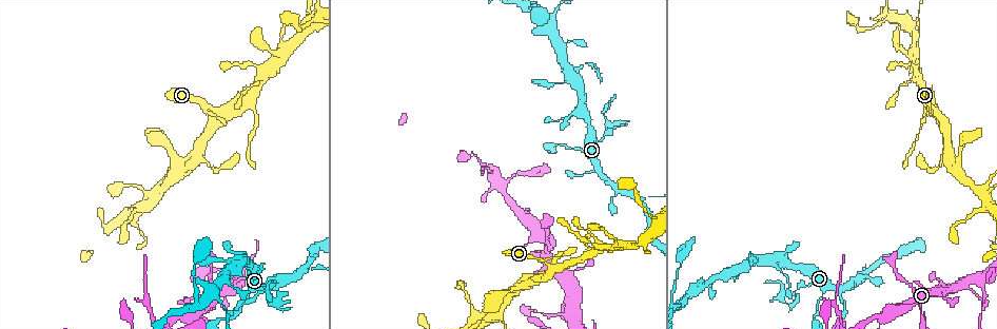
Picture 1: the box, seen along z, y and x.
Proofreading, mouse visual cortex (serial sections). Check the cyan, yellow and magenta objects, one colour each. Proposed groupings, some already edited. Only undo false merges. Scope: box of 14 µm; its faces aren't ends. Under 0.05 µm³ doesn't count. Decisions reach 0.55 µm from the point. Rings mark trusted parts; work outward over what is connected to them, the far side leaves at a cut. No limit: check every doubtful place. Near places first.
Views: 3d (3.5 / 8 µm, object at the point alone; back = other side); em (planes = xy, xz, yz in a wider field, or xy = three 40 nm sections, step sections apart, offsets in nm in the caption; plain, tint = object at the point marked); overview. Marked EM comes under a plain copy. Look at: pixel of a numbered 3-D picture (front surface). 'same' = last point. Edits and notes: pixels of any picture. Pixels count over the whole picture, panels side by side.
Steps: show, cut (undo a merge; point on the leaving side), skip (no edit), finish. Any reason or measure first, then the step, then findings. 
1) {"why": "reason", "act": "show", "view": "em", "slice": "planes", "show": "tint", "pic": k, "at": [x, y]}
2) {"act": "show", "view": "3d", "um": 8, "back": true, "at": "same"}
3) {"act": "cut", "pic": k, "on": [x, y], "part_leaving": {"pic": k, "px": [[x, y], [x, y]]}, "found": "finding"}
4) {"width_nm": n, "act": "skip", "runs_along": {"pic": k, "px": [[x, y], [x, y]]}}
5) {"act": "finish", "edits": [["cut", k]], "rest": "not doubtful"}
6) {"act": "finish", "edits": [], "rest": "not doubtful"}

{"why": "a narrow waist", "act": "show", "view": "em", "slice": "xy", "step": 5, "show": "tint", "pic": 1, "at": [797, 294]}

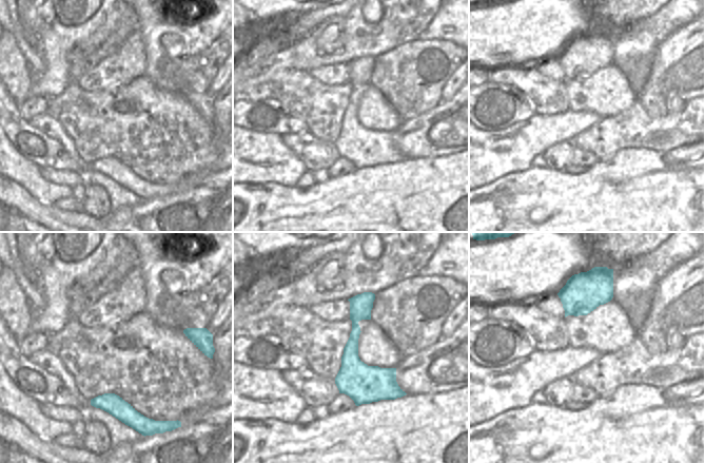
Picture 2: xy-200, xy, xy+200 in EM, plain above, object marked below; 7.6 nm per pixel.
{"why": "wider look", "act": "show", "view": "3d", "um": 3.5, "at": "same"}

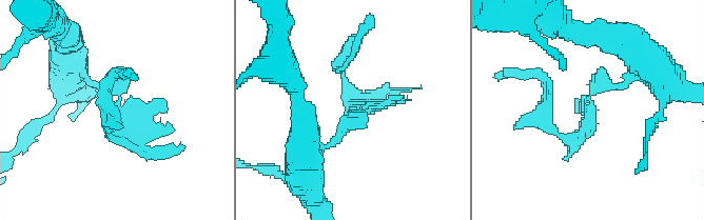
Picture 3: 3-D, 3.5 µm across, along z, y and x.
{"width_nm": 280, "act": "cut", "pic": 3, "on": [120, 130], "border": {"pic": 2, "px": [[352, 321], [357, 322]]}, "found": "a second cell is stuck on"}

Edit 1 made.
{"why": "sharp bend", "act": "show", "view": "3d", "um": 8, "pic": 1, "at": [489, 170]}

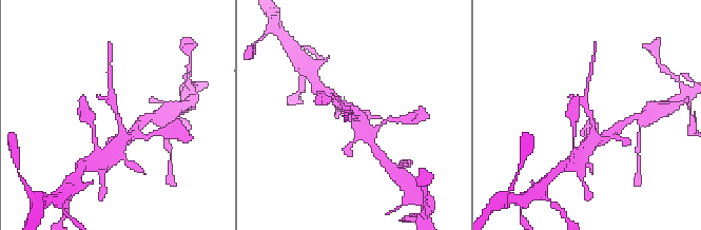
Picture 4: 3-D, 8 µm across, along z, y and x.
{"arm_widths_nm": [200, 400], "act": "show", "view": "em", "slice": "xy", "step": 2, "show": "tint", "pic": 4, "at": [590, 123]}

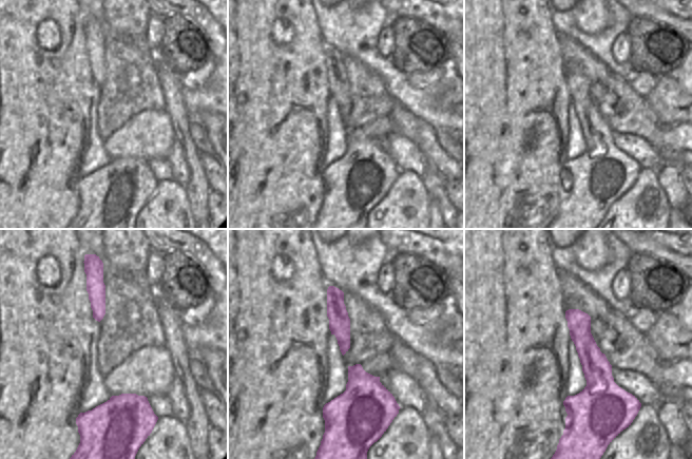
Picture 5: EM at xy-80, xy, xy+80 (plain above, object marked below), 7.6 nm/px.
{"act": "skip", "runs_along": {"pic": 5, "px": [[576, 311], [593, 395], [573, 416]]}, "found": "continuous, no second cell"}

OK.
{"why": "calibre changes", "act": "show", "view": "3d", "um": 3.5, "back": true, "pic": 1, "at": [924, 320]}

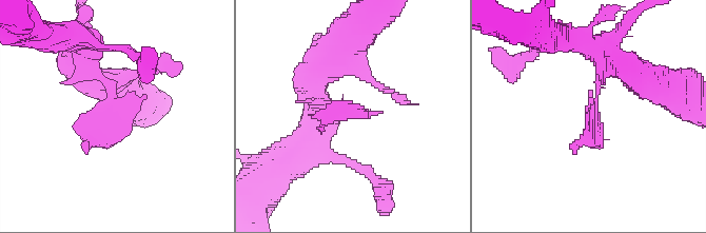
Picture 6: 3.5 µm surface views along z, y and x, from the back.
{"why": "now the EM", "act": "show", "view": "em", "slice": "xy", "step": 5, "show": "tint", "pic": 6, "at": [592, 113]}

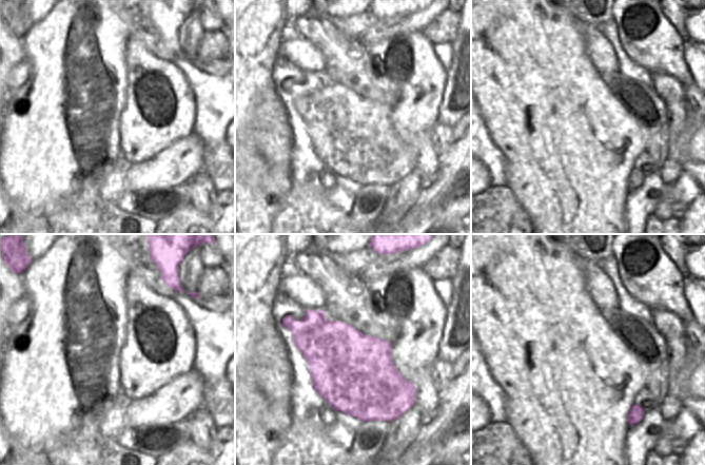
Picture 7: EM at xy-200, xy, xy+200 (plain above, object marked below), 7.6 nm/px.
{"act": "skip", "runs_along": {"pic": 6, "px": [[596, 46], [593, 134], [572, 154]]}, "found": "all the same cell"}

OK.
{"why": "sharp bend", "act": "show", "view": "3d", "um": 3.5, "pic": 1, "at": [581, 259]}

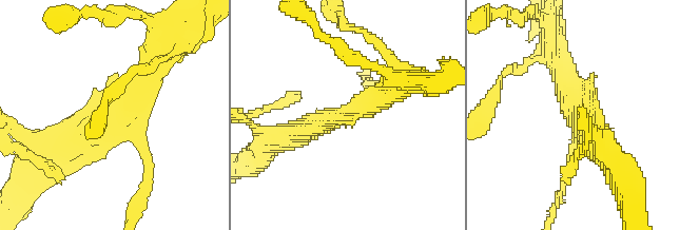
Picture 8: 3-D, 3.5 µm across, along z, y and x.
{"act": "show", "view": "em", "slice": "planes", "show": "tint", "pic": 8, "at": [346, 116]}

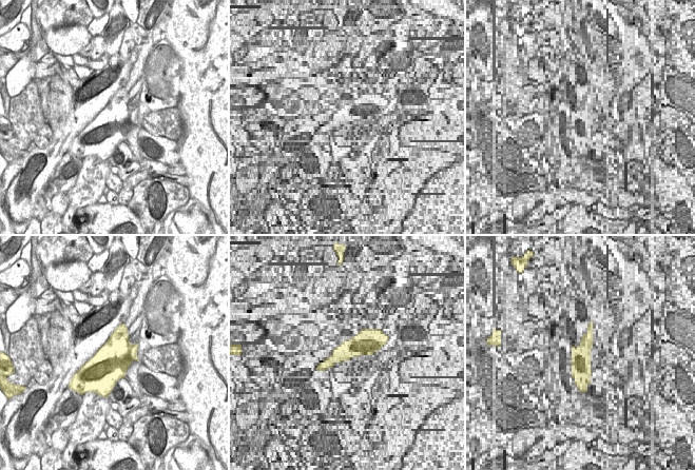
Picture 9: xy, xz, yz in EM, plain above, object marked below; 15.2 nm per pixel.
{"act": "skip", "runs_along": {"pic": 8, "px": [[54, 149], [112, 119], [154, 68]]}, "found": "continuous, no second cell"}

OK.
{"act": "finish", "edits": [["cut", 3]], "rest": "not doubtful"}

